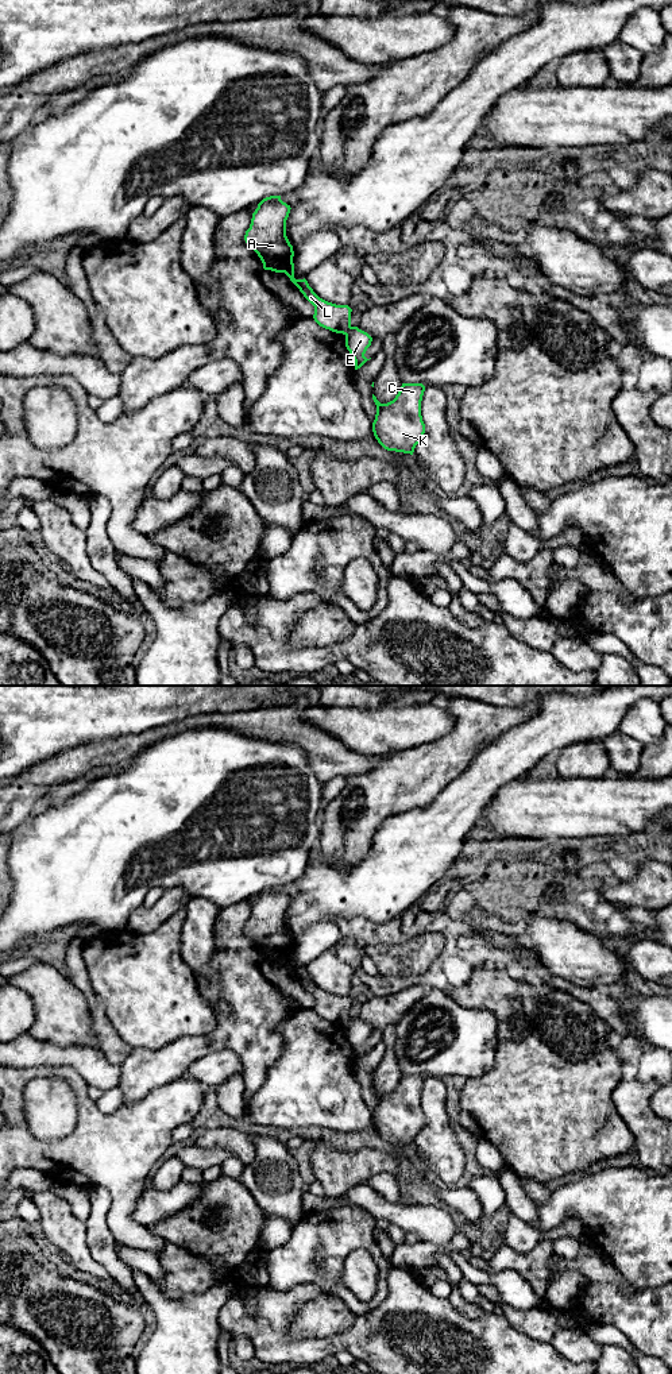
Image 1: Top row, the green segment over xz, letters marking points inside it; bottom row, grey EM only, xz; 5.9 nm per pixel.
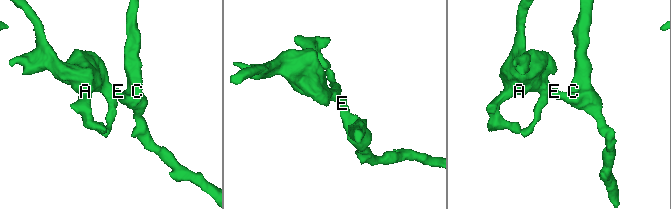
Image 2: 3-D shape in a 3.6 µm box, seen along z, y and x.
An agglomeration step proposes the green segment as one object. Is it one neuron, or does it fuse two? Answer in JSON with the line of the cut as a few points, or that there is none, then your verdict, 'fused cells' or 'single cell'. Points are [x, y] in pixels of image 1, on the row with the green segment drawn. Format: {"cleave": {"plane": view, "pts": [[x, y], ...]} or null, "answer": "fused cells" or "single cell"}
{"cleave": {"plane": "xz", "pts": [[352, 327], [344, 334]]}, "answer": "fused cells"}

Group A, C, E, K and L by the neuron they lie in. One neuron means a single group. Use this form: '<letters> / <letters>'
A L / C E K

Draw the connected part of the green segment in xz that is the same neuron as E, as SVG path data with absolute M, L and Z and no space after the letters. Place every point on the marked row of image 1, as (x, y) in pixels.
M352 327L345 333L345 347L355 360L355 370L360 368L367 360L370 360L364 354L371 346L371 341L372 337L358 327Z

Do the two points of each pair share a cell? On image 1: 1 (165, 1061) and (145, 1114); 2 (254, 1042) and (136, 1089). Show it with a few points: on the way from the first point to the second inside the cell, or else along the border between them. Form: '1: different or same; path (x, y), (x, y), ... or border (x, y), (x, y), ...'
1: different; border (184, 1076), (153, 1088), (134, 1103), (126, 1103)
2: same; path (224, 1041), (212, 1041), (188, 1049), (166, 1064)

